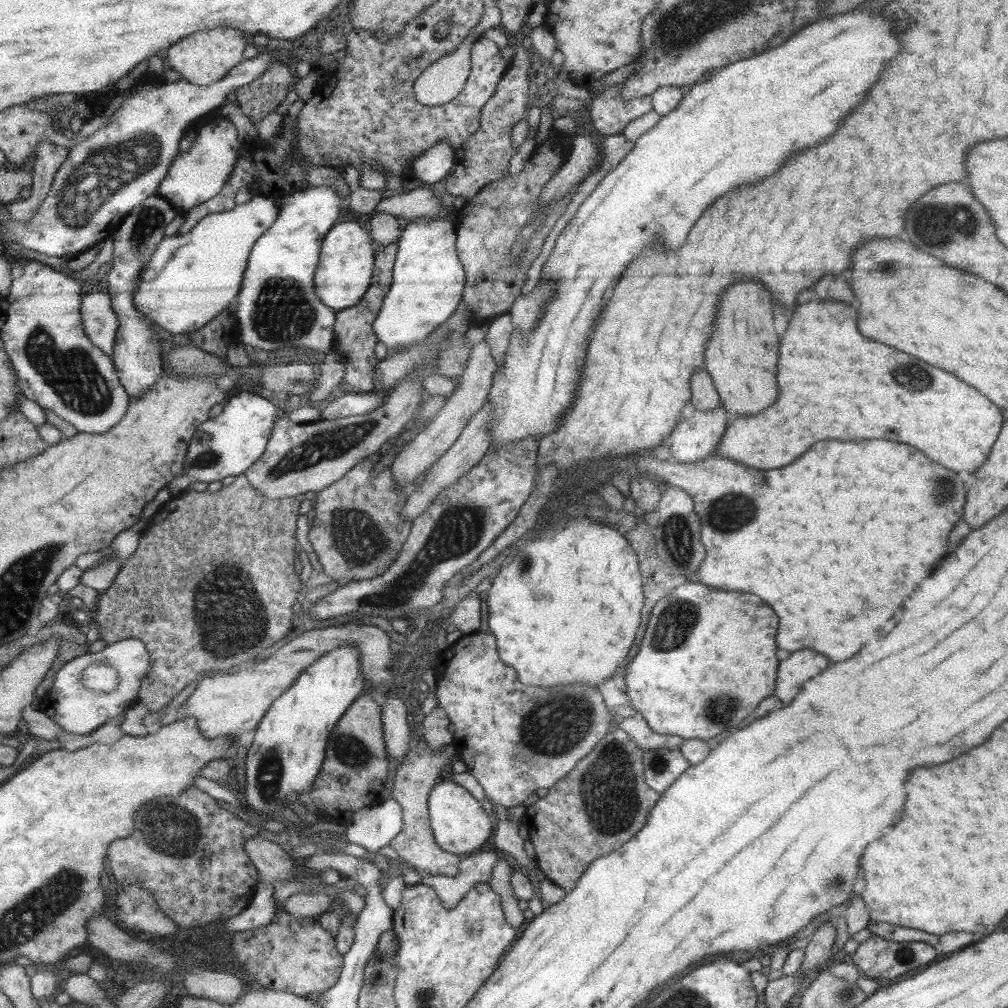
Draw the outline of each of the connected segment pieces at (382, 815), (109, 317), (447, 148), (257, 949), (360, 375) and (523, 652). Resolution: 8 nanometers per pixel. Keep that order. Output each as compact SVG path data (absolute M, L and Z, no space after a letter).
M386 793L382 803L356 811L346 825L345 834L350 842L375 854L390 844L402 825L402 808L390 793Z
M104 284L98 291L82 297L80 312L86 336L94 346L103 350L104 354L112 356L119 323Z
M438 141L436 145L412 159L412 171L419 183L435 183L450 174L455 165L455 150L448 141Z
M282 906L276 910L276 918L268 926L234 931L231 940L235 969L243 968L254 982L300 997L319 993L319 999L336 984L342 972L343 957L338 954L336 945L334 937L321 926L317 916L296 920Z
M396 240L375 255L373 282L368 291L354 306L336 312L333 350L337 351L343 359L344 382L353 386L354 389L360 389L360 394L370 393L374 389L374 370L379 360L374 354L378 338L374 334L373 323L393 282L393 267L398 247L398 240Z
M572 518L570 522L566 520L558 528L562 528L562 530L544 532L541 536L537 536L501 566L497 575L491 580L491 587L487 592L488 626L490 632L496 637L500 660L516 671L520 682L537 687L584 683L596 685L599 688L602 682L608 676L612 676L614 670L624 662L624 658L630 652L632 642L636 638L638 626L640 626L640 608L644 606L644 594L642 594L642 576L638 570L638 558L628 539L616 527L612 527L608 523L596 522L592 518Z

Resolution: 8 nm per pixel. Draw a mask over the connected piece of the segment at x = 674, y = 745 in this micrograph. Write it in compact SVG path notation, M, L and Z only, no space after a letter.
M618 717L615 727L620 727L636 742L643 751L668 748L668 750L680 749L683 739L680 736L657 734L651 729L644 719L638 720L632 717Z

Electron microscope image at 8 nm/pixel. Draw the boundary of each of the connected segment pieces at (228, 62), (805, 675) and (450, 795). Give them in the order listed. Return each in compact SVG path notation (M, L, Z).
M216 28L216 30L188 34L188 38L182 38L176 42L172 48L165 51L164 55L169 59L171 68L180 72L188 82L208 85L219 81L232 67L244 60L245 47L242 31L232 30L232 28Z
M814 650L792 652L790 658L780 662L774 696L778 696L784 704L792 702L792 698L800 692L802 684L814 678L816 674L820 674L828 666L830 666L830 660Z
M451 778L439 780L430 792L428 800L429 819L433 835L438 846L446 852L459 856L468 856L486 844L492 834L490 816L484 811L481 803Z

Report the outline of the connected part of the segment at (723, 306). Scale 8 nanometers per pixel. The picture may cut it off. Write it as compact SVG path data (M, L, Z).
M756 280L734 282L720 294L714 330L710 340L706 342L704 352L704 369L713 380L721 405L728 411L727 425L732 424L732 421L740 415L756 414L768 408L776 400L776 362L778 362L778 336L772 320L772 294Z

